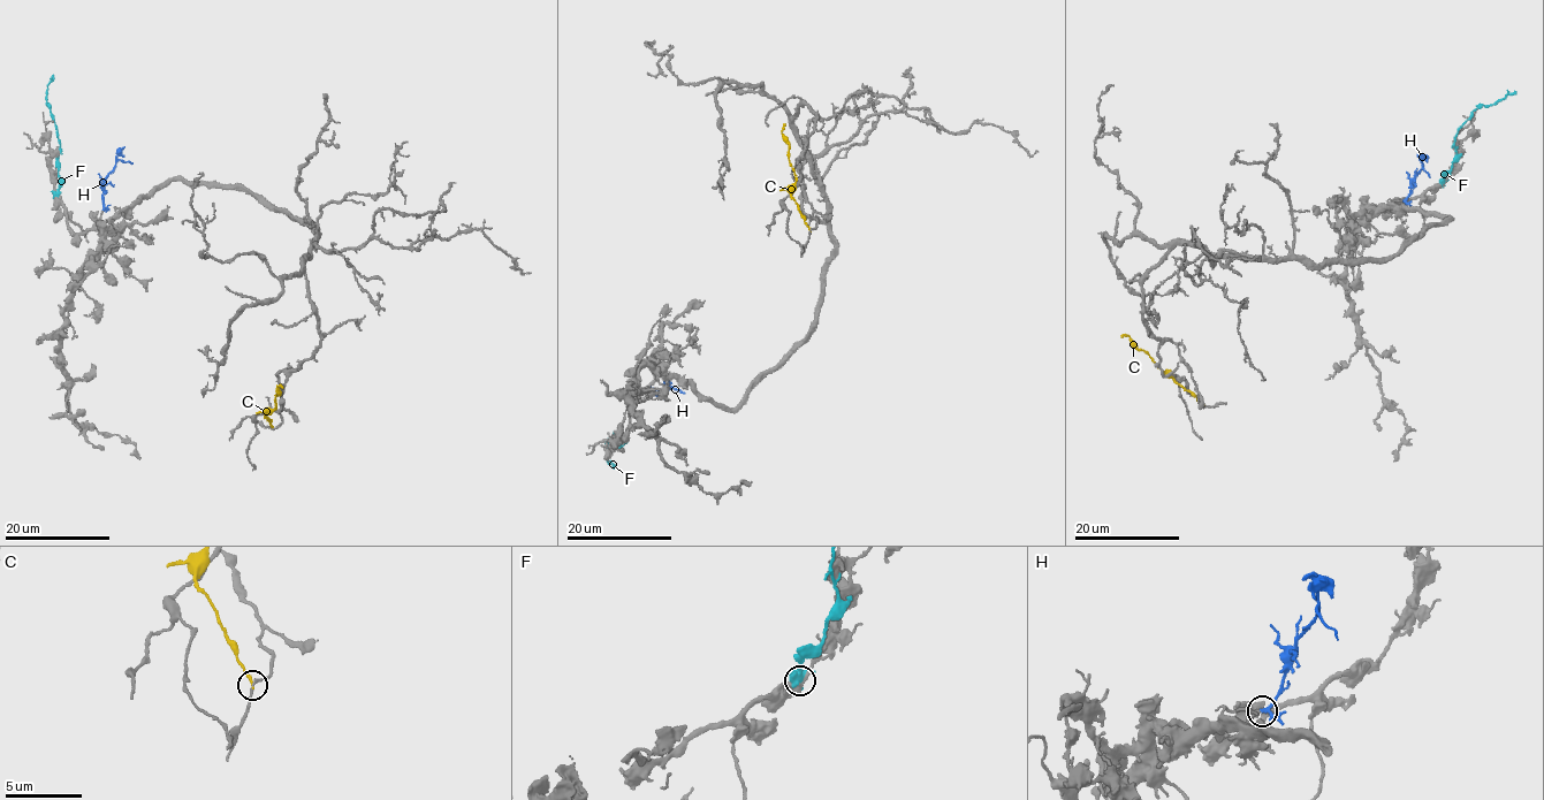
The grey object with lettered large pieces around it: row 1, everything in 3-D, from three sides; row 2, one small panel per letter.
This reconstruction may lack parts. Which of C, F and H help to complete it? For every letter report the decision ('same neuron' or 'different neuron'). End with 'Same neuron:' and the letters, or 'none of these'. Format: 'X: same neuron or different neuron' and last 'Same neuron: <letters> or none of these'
C: different neuron
F: different neuron
H: same neuron
Same neuron: H

